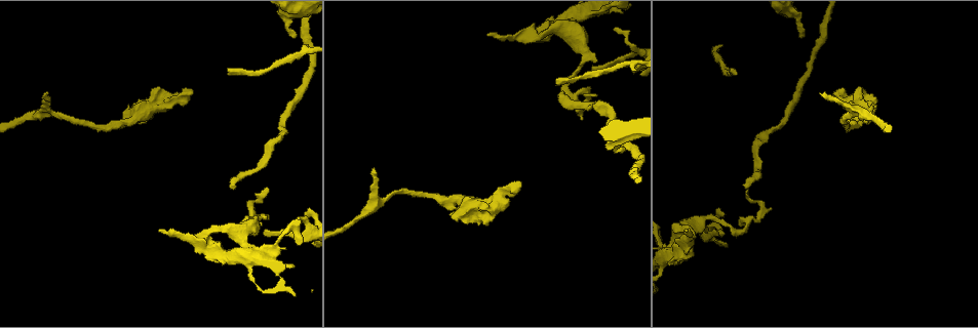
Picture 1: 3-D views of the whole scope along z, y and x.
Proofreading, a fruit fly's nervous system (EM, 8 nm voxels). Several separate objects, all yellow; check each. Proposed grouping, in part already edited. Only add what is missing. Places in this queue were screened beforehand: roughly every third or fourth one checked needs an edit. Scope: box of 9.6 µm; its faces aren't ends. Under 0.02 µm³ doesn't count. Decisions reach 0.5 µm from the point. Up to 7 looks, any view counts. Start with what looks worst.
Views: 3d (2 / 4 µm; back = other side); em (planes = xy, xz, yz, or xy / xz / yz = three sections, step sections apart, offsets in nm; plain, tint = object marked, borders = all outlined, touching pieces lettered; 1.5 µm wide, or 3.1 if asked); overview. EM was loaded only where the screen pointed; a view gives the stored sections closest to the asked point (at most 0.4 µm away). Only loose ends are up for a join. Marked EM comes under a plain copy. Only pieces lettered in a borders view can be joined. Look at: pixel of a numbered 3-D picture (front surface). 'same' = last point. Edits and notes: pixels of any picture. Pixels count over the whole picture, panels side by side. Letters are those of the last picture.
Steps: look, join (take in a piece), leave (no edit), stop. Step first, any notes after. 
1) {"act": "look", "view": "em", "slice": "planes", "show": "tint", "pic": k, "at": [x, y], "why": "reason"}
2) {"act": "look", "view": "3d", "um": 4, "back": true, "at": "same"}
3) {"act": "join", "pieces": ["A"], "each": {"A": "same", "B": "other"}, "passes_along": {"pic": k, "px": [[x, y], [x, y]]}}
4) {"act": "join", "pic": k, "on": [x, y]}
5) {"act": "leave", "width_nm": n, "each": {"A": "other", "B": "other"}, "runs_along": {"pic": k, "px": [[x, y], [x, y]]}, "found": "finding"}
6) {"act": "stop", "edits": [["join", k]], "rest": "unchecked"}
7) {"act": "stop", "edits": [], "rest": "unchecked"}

{"act": "look", "view": "3d", "um": 4, "pic": 1, "at": [519, 181]}

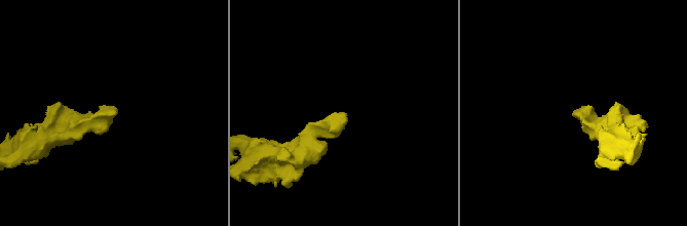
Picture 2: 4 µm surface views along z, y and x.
{"act": "look", "view": "em", "slice": "yz", "step": 4, "show": "tint", "pic": 2, "at": [346, 117]}

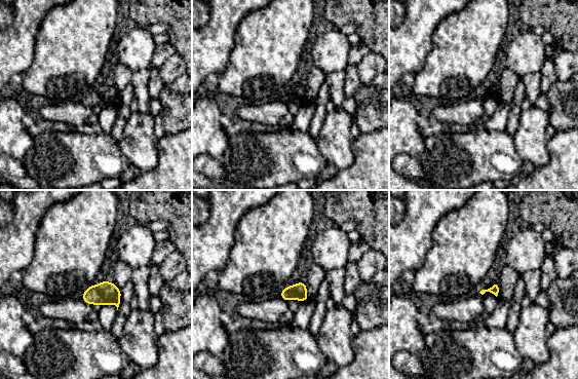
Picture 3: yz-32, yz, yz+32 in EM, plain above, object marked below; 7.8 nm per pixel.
{"act": "look", "view": "em", "slice": "xz", "step": 8, "show": "borders", "at": "same"}

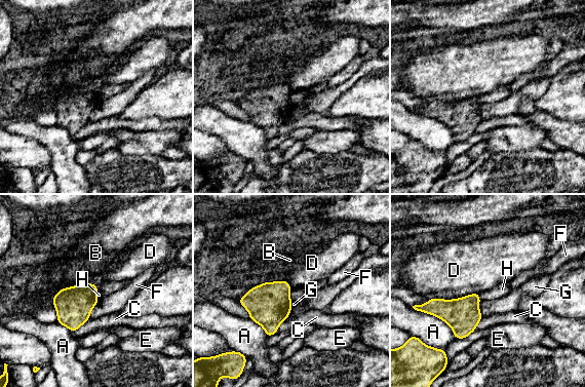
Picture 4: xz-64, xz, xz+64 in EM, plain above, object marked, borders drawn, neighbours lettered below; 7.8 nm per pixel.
{"act": "leave", "longest_contact_nm": ["D", 360], "each": {"A": "other", "B": "other", "C": "other", "D": "other", "E": "other", "F": "other", "G": "other", "H": "other"}, "border": {"pic": 4, "px": [[291, 287], [289, 299], [293, 302]]}, "found": "no lettered piece goes on from it"}

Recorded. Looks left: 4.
{"act": "look", "view": "3d", "um": 4, "pic": 1, "at": [801, 36], "why": "tapers out"}

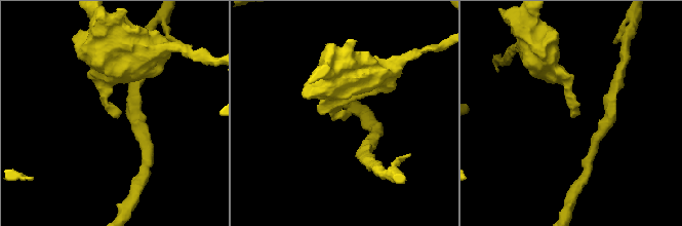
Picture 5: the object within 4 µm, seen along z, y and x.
{"act": "look", "view": "em", "slice": "xy", "step": 8, "show": "borders", "pic": 5, "at": [571, 116], "why": "now the EM"}

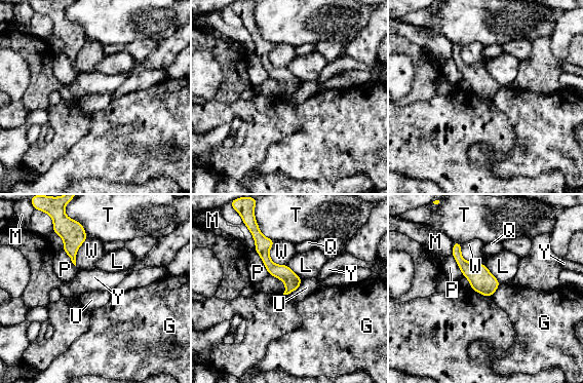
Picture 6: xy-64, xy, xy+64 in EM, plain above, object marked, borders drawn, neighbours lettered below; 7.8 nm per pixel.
{"act": "look", "view": "em", "slice": "planes", "show": "borders", "at": "same", "why": "another direction"}

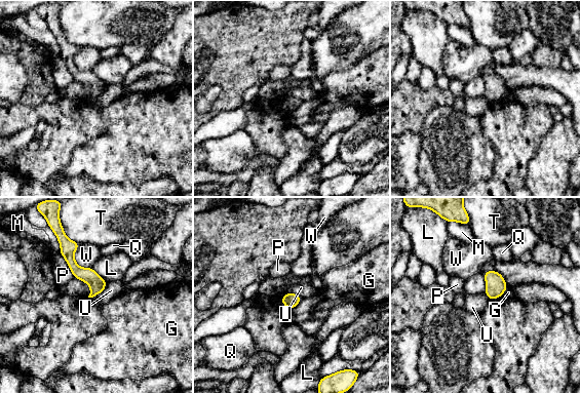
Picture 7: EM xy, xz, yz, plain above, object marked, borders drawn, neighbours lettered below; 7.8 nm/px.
{"act": "leave", "each": {"G": "other", "L": "other", "M": "other", "P": "other", "Q": "other", "T": "other", "U": "other", "W": "other"}, "border": {"pic": 7, "px": [[108, 284], [99, 293], [89, 298]]}, "found": "none of them fits"}

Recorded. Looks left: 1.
{"act": "stop", "edits": [], "rest": "unchecked"}

